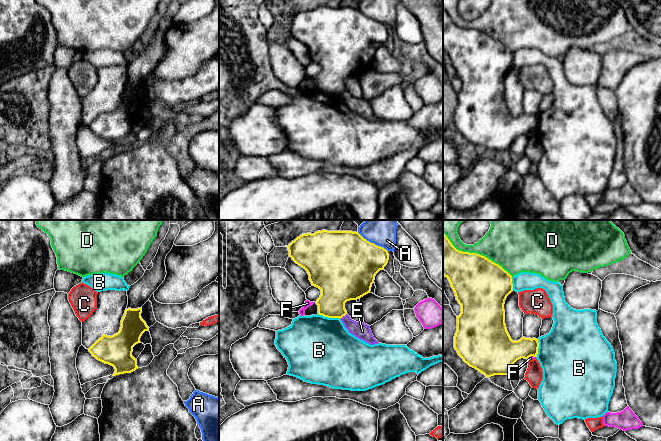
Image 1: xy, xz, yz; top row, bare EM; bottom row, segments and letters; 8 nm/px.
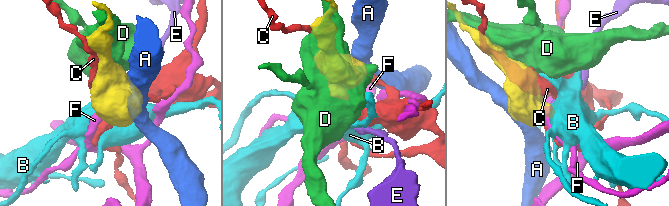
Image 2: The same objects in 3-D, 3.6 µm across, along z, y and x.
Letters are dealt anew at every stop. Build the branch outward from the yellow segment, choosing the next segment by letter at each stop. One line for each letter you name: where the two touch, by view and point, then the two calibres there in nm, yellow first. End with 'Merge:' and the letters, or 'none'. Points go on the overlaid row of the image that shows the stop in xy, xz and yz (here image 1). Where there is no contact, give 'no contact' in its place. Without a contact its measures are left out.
Merge: none

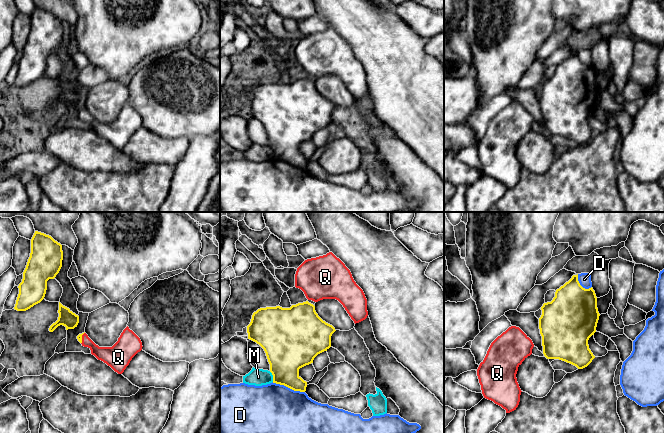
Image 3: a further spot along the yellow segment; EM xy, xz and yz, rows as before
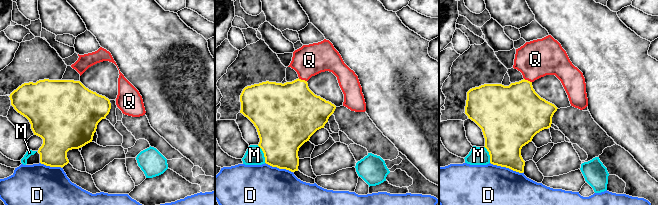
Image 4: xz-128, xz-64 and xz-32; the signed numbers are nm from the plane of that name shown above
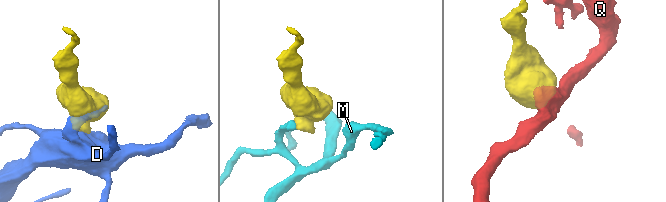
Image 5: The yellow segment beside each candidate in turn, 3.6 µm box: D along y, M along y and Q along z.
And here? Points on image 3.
Q: meets yellow in xy at (81, 338); 50 nm thick on the yellow side, 130 nm on the other
Merge: Q

